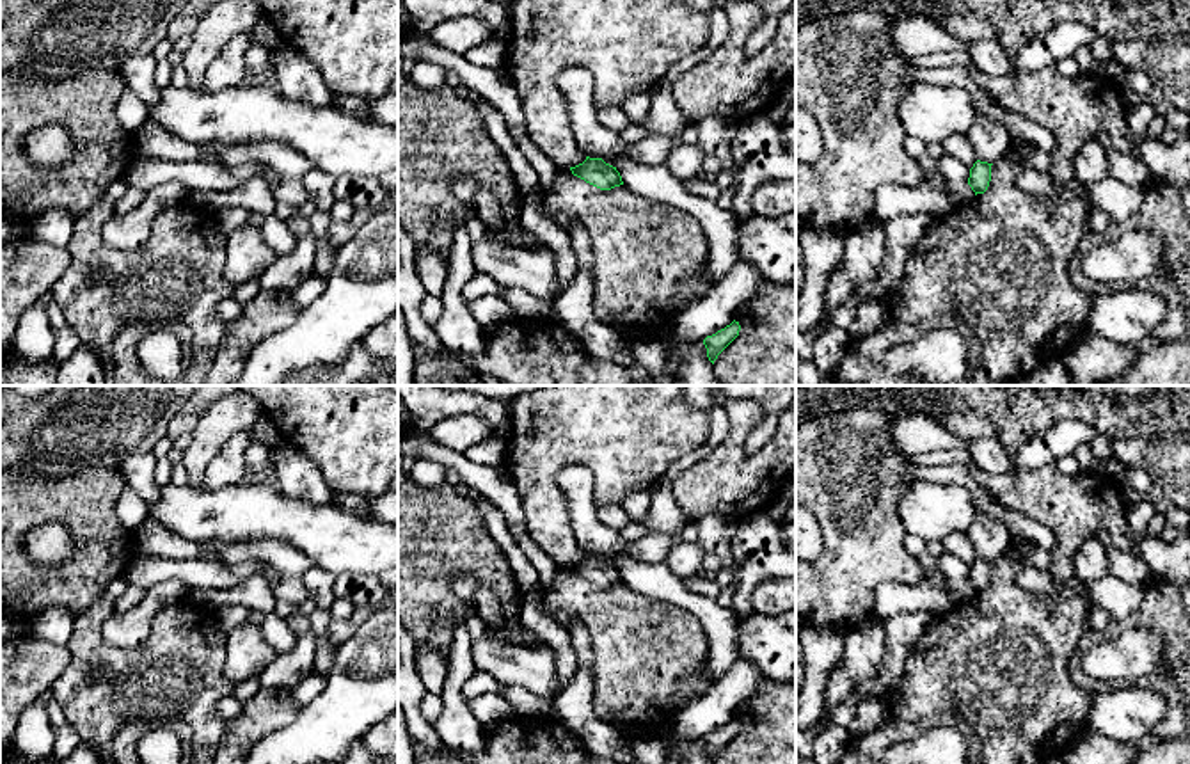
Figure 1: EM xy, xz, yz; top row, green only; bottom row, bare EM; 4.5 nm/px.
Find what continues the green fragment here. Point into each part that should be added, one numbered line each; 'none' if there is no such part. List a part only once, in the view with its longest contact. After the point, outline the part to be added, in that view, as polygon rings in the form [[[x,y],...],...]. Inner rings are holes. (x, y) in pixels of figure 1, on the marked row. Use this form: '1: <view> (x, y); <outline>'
none

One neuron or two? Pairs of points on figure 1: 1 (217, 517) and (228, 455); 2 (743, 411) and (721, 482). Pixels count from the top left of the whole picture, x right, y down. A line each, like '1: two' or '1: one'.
1: two
2: one

